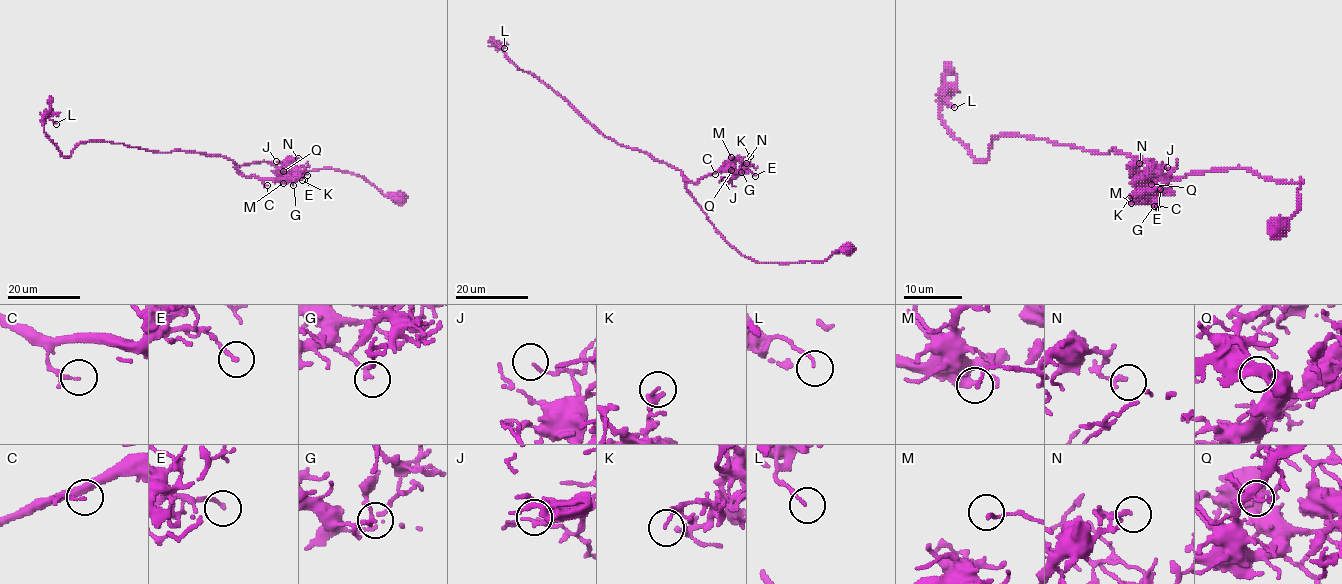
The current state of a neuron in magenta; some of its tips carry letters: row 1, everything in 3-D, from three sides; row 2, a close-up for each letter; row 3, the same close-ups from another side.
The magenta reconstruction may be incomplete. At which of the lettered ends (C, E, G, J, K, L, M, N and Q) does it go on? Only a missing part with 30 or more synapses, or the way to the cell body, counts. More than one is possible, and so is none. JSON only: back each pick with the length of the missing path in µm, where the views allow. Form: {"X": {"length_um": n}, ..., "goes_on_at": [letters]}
{"goes_on_at": []}

